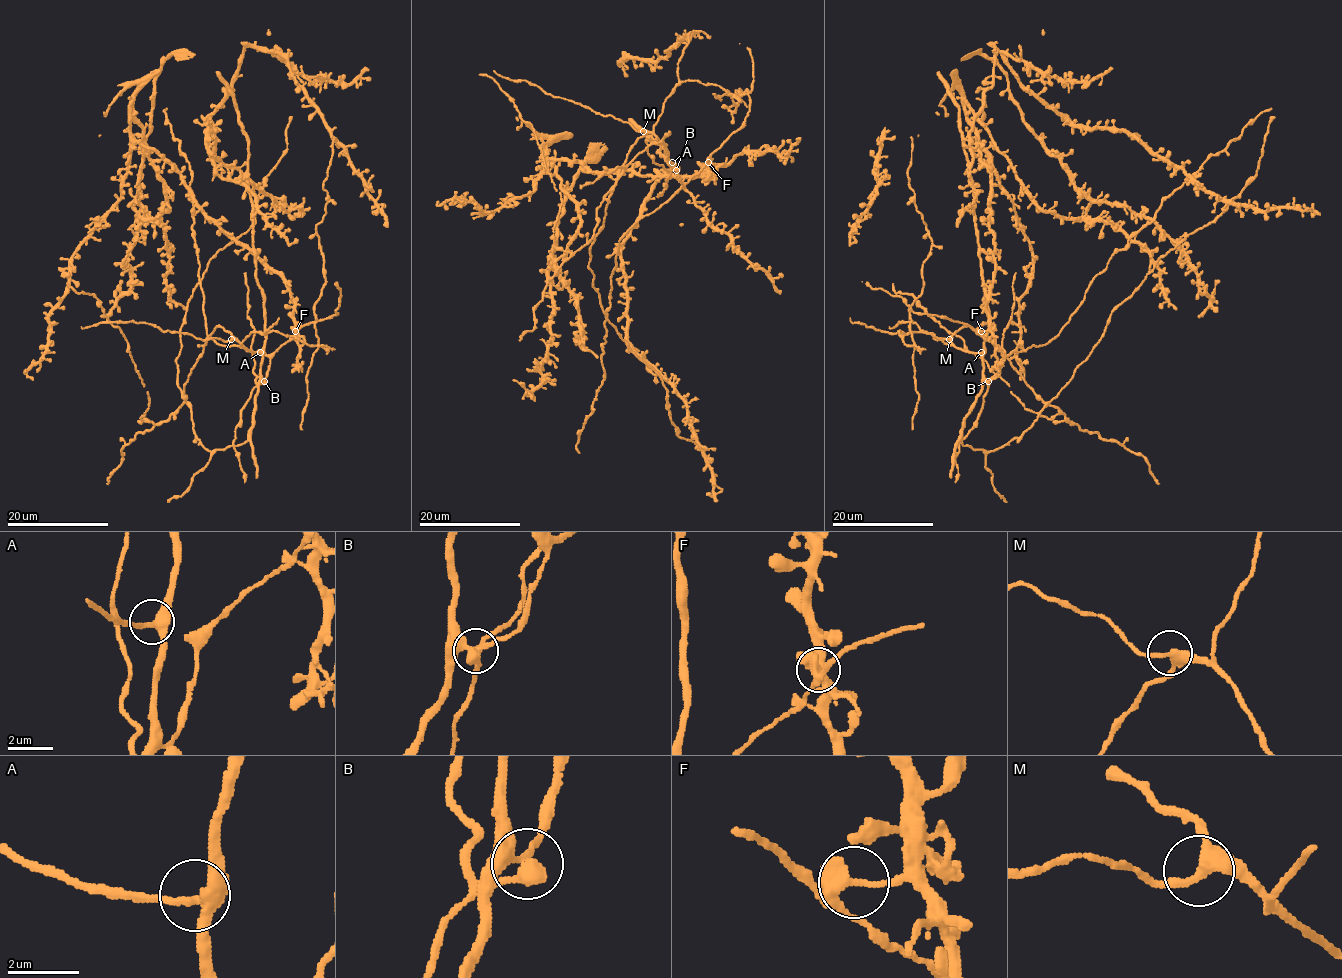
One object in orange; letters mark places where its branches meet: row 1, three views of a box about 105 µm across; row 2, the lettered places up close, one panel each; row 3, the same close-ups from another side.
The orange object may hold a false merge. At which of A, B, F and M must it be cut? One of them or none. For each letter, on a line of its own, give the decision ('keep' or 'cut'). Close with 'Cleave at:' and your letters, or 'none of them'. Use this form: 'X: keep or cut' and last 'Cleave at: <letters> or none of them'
A: keep
B: keep
F: keep
M: keep
Cleave at: none of them

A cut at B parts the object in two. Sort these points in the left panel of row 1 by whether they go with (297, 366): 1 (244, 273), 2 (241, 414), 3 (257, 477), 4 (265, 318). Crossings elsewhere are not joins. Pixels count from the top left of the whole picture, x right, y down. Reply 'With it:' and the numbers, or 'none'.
With it: 3, 4

